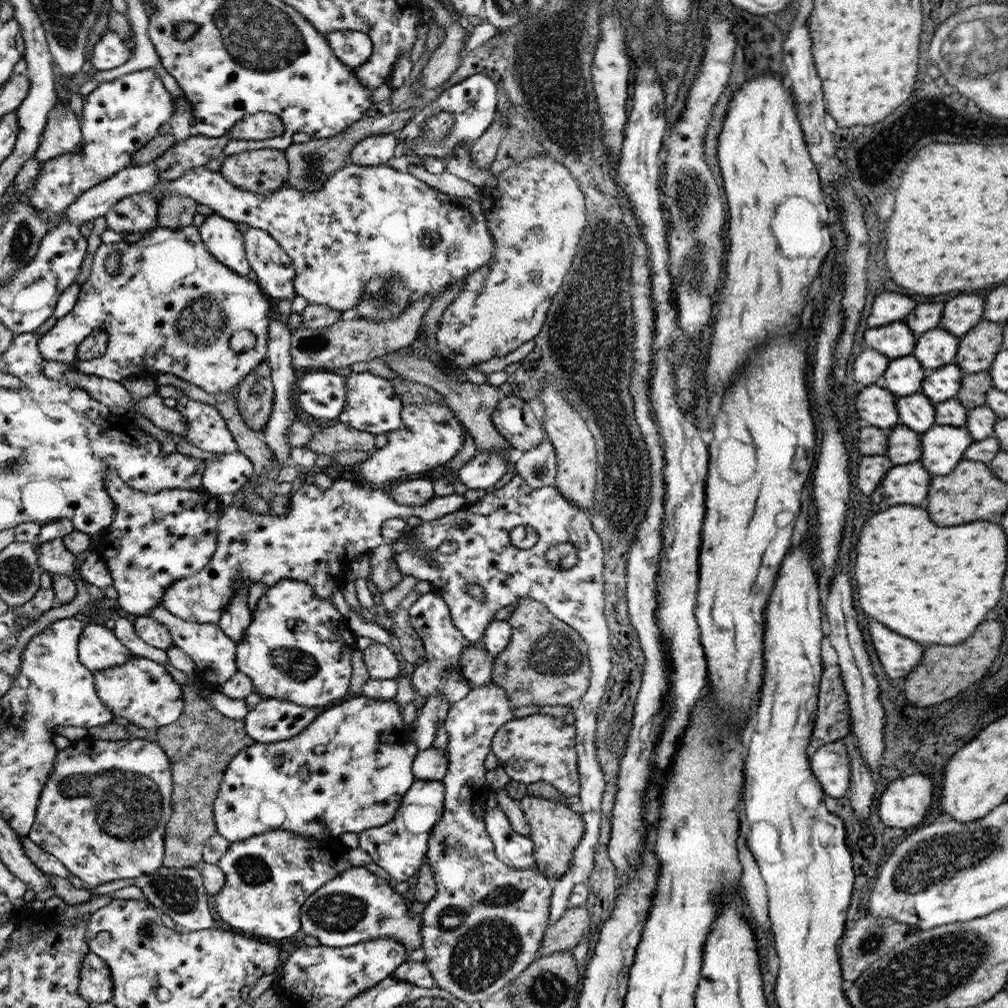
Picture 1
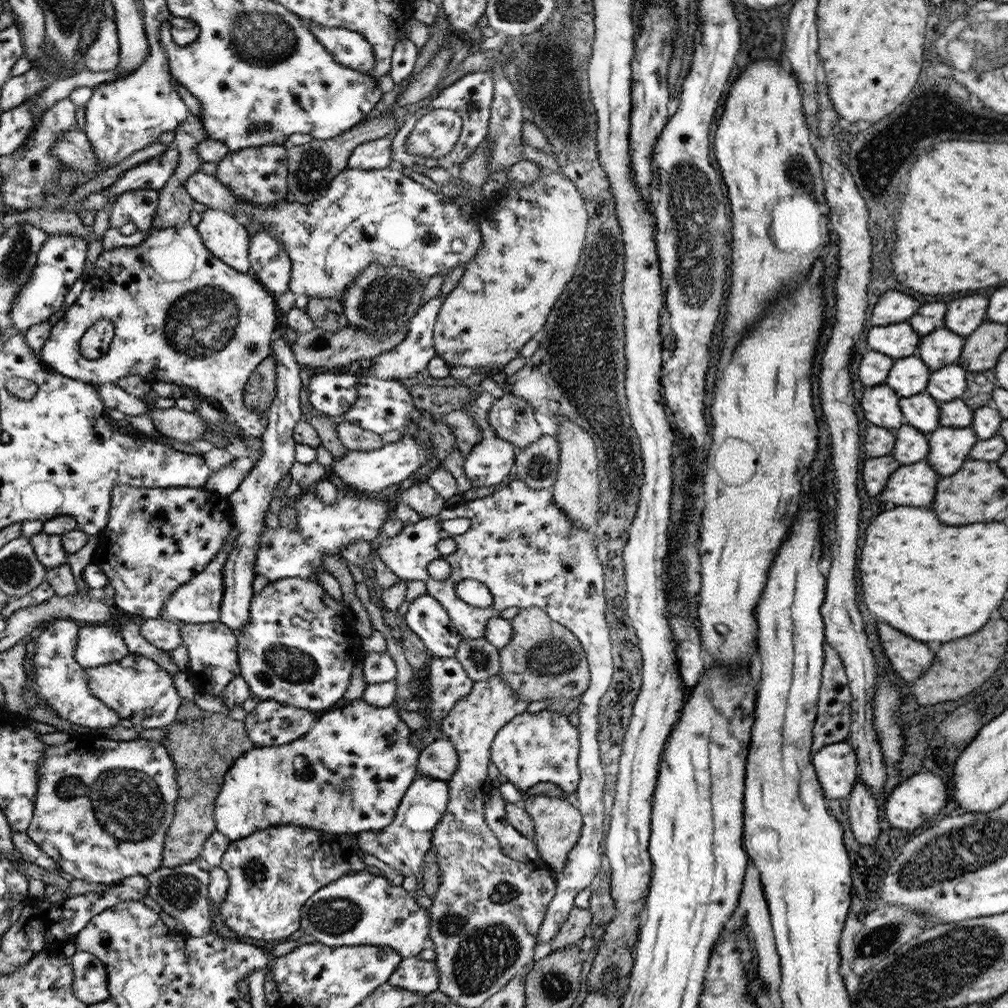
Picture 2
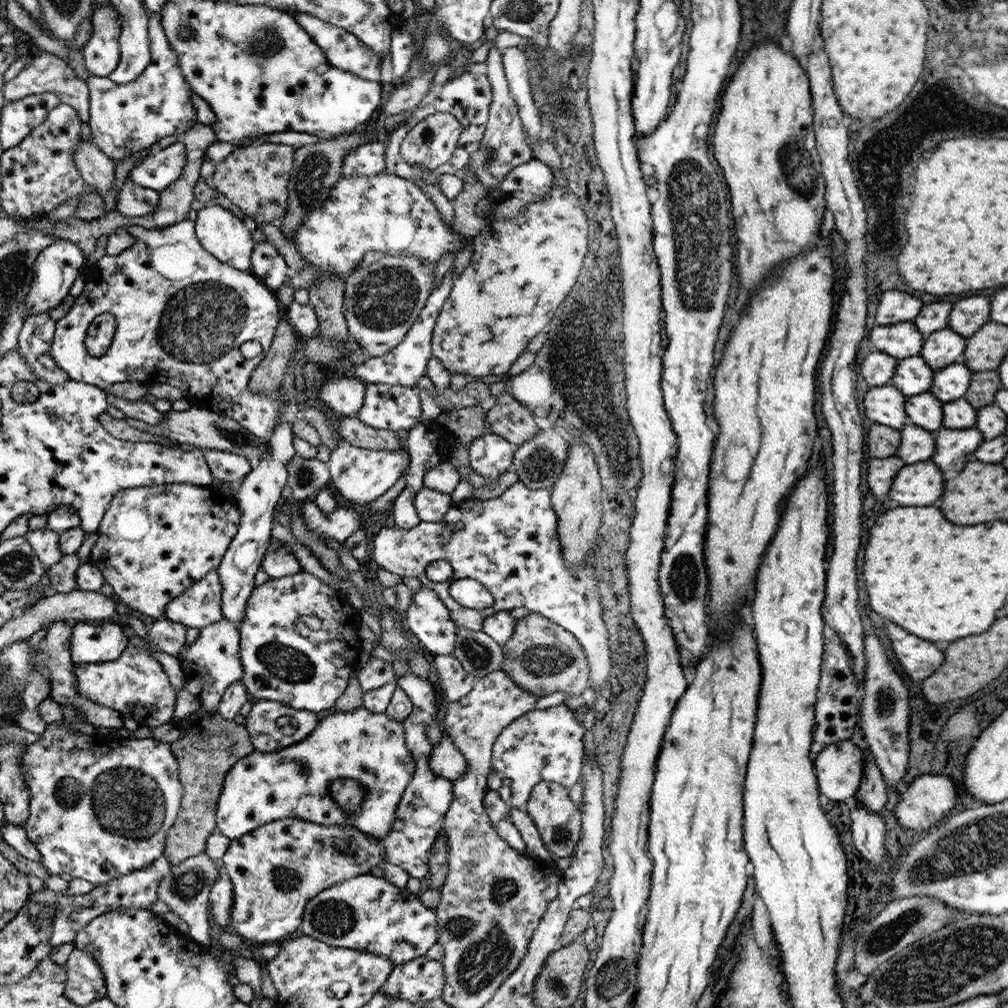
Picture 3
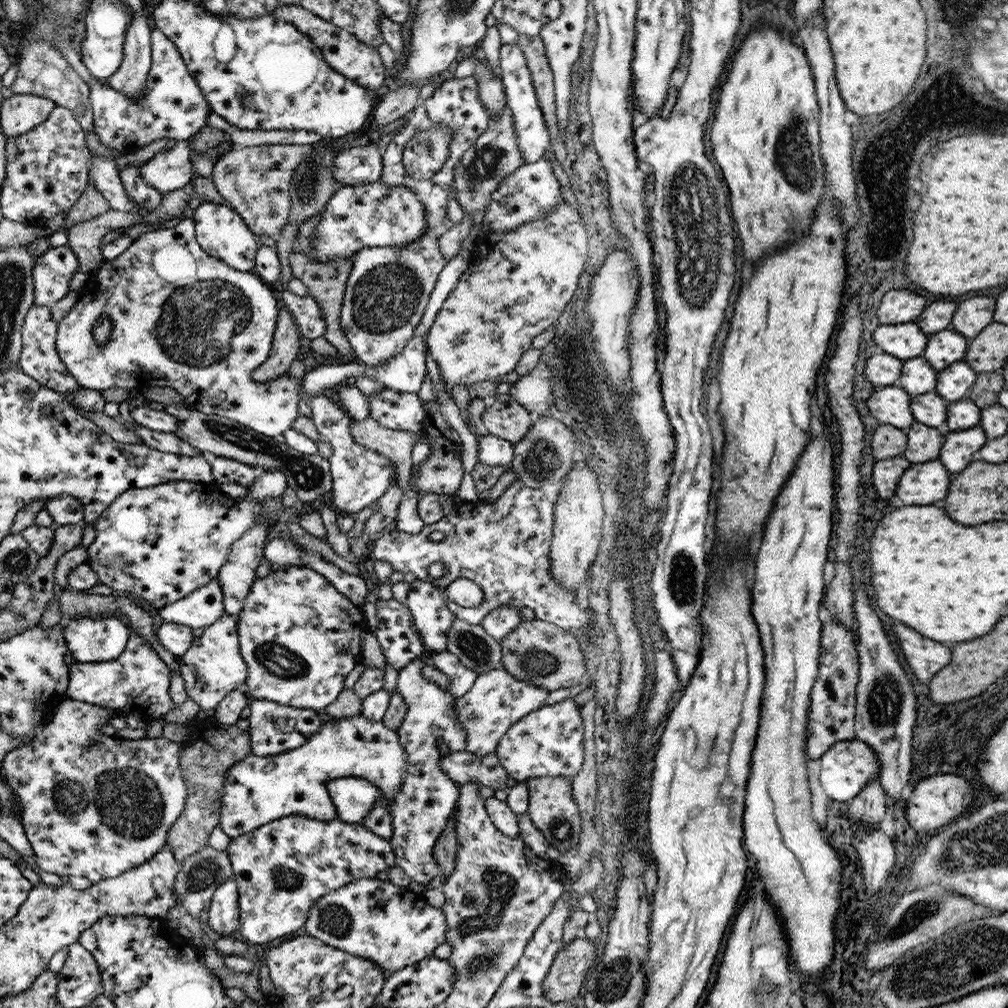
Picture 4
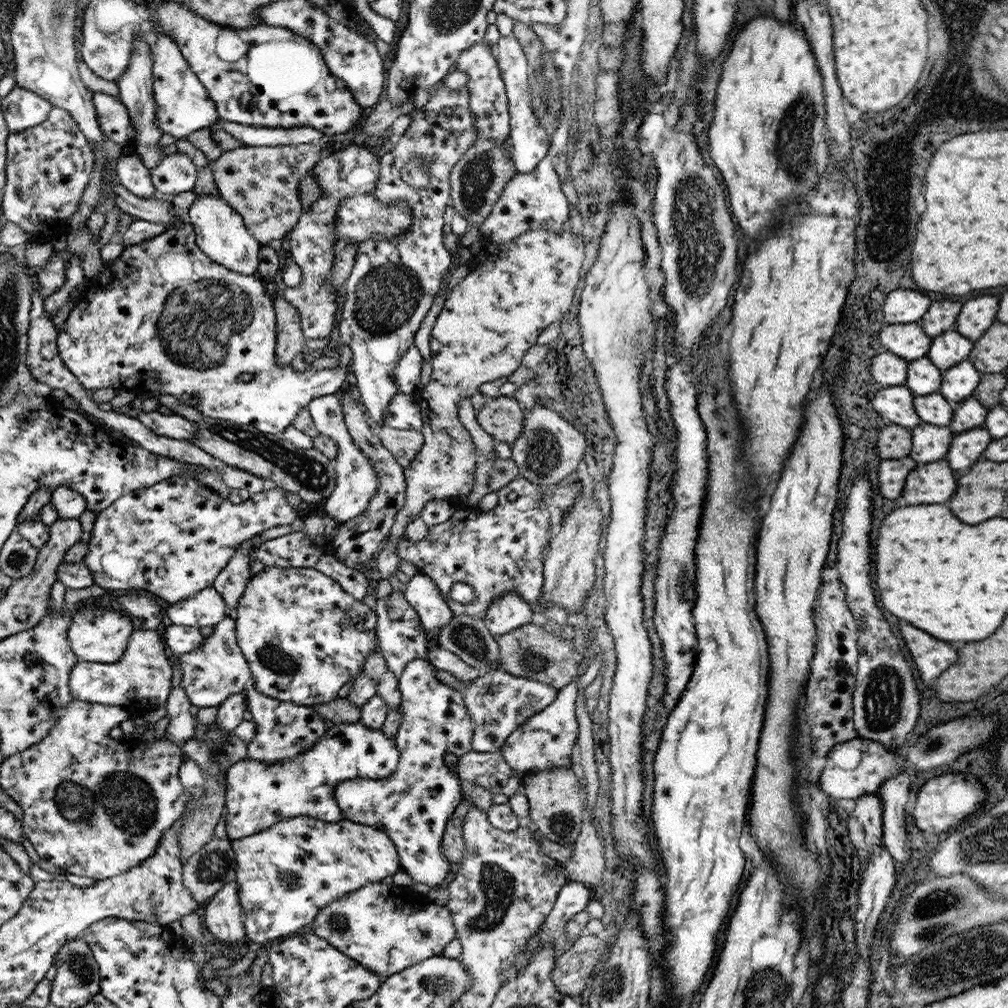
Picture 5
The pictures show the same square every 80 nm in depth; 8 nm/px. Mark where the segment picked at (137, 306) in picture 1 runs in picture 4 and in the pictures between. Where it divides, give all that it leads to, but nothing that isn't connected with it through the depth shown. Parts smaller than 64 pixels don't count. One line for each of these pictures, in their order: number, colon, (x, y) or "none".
2: (182, 316)
3: (214, 308)
4: (182, 319)

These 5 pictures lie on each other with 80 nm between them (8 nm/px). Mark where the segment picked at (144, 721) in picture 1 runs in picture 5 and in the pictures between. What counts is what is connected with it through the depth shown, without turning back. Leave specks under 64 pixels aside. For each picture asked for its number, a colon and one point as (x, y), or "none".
2: (137, 688)
3: (136, 684)
4: (138, 683)
5: (140, 681)

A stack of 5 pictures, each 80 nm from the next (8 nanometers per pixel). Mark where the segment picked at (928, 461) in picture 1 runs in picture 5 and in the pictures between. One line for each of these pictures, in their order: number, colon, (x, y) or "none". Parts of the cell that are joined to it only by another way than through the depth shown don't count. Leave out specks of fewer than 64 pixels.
2: (949, 446)
3: (954, 447)
4: (958, 450)
5: (966, 447)

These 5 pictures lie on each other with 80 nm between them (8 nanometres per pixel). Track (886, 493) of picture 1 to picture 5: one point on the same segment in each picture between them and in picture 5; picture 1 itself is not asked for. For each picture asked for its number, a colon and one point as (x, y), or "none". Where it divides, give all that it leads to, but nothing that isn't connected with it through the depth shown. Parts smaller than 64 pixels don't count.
2: (914, 484)
3: (920, 484)
4: (924, 483)
5: (930, 483)

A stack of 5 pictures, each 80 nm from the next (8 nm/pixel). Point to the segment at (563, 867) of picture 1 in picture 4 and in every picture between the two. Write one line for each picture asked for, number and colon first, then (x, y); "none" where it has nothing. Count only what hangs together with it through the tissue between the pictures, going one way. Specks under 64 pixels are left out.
2: (557, 822)
3: (557, 818)
4: (552, 808)

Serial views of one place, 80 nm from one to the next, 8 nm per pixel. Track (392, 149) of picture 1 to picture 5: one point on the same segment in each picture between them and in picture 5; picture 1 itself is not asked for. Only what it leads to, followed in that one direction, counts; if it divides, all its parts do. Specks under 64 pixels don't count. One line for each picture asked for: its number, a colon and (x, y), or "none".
2: (374, 155)
3: (369, 159)
4: (362, 164)
5: (356, 169)

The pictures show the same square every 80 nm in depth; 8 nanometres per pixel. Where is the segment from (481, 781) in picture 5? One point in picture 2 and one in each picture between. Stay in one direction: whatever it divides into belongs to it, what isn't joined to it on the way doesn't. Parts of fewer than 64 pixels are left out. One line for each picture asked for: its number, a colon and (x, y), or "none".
2: (438, 760)
3: (447, 761)
4: (463, 766)

